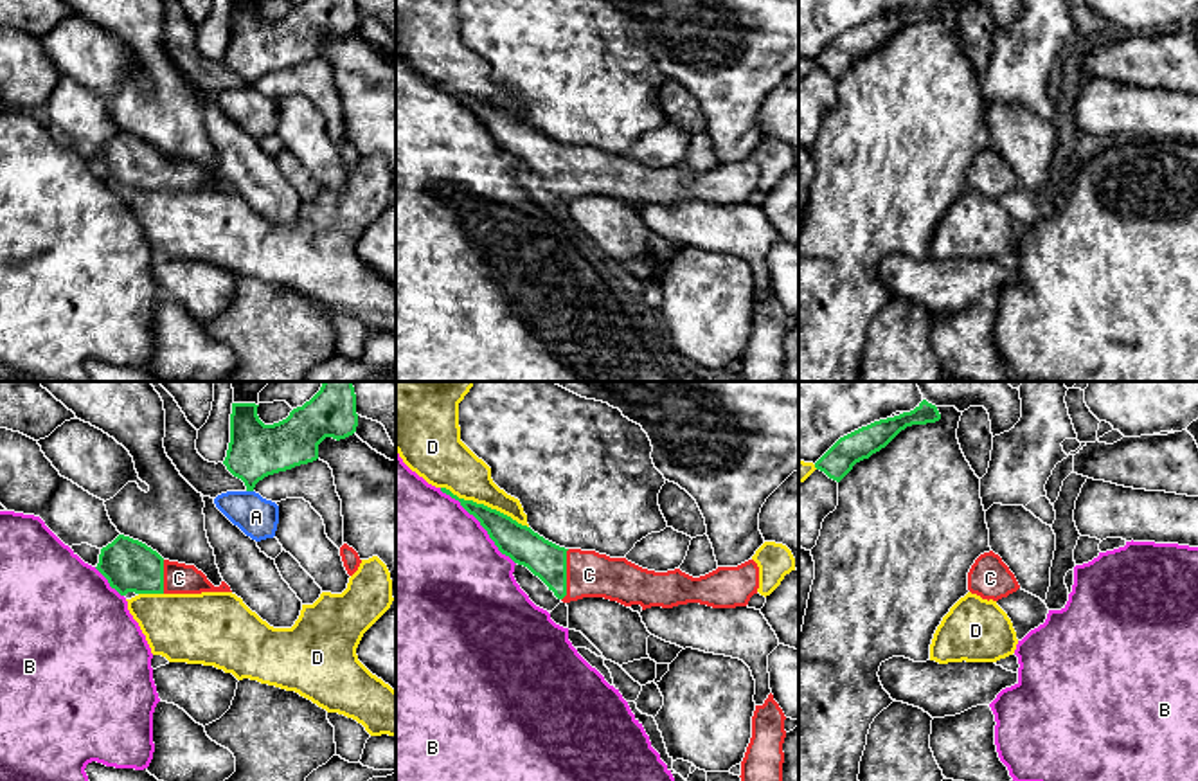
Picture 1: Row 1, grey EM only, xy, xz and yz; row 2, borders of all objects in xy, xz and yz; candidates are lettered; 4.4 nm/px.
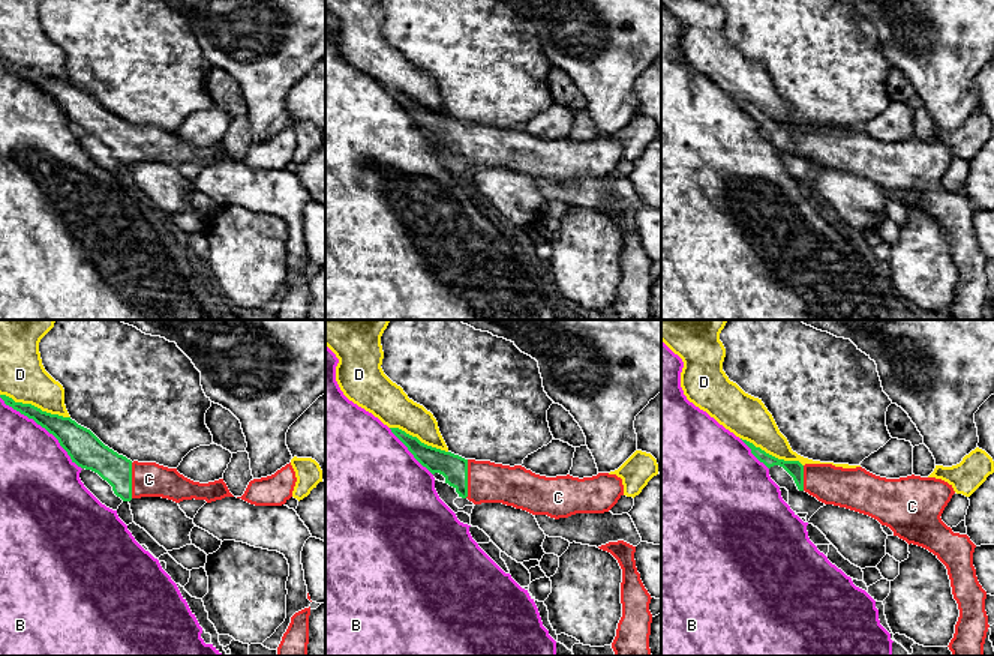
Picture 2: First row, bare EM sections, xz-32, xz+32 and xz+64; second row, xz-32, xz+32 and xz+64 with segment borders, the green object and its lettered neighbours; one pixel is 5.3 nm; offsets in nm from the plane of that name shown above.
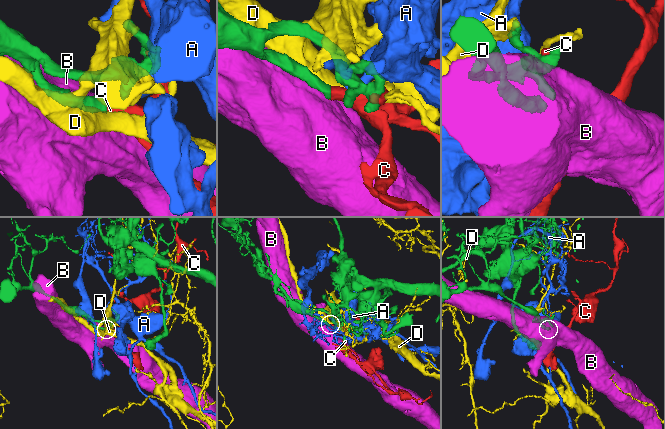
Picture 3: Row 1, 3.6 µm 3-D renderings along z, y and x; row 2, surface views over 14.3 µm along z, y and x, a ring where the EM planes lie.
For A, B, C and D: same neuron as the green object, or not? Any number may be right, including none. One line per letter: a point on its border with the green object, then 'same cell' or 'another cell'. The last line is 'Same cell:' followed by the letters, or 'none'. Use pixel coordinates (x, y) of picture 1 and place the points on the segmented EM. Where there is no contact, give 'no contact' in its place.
A: meets green in xy at (250, 490); another cell
B: meets green in xz at (481, 524); another cell
C: meets green in xz at (565, 574); same cell
D: meets green in xz at (482, 504); another cell
Same cell: C

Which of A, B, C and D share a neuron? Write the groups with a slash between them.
A D / B / C

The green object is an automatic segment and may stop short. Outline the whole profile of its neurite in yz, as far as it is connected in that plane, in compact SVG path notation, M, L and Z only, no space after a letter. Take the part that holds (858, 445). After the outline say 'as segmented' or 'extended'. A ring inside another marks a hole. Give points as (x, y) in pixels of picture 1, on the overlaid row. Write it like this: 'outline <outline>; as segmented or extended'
outline M923 399L914 410L874 421L840 437L817 462L815 468L840 482L856 462L885 448L901 430L941 419L935 405Z; as segmented

